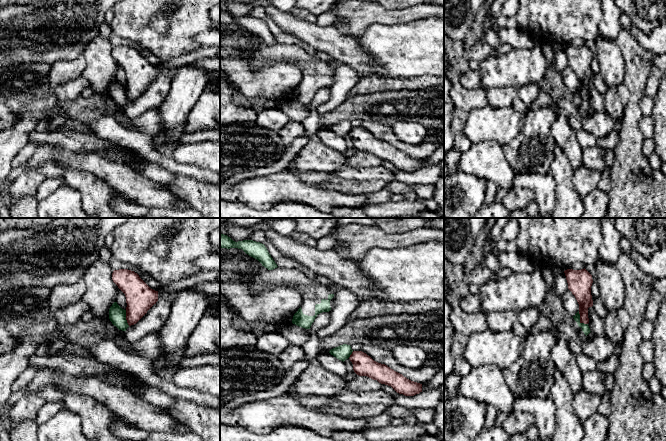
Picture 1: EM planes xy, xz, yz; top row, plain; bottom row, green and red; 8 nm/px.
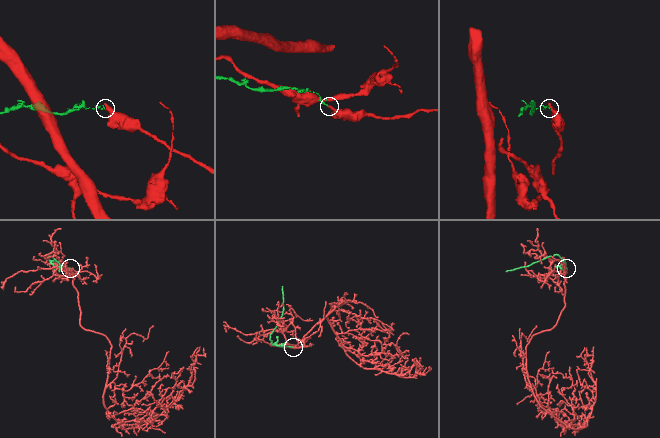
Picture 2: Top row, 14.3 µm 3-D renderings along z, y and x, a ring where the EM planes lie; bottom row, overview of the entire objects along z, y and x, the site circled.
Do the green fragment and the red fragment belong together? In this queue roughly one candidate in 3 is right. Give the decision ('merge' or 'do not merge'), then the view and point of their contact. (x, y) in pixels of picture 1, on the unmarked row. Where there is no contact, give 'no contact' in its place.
do not merge; meets green in yz at (579, 96)

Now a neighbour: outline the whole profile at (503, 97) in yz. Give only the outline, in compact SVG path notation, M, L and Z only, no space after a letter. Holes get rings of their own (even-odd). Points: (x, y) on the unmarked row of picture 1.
M504 86L486 90L487 103L494 108L510 107L517 98L517 89L512 86Z

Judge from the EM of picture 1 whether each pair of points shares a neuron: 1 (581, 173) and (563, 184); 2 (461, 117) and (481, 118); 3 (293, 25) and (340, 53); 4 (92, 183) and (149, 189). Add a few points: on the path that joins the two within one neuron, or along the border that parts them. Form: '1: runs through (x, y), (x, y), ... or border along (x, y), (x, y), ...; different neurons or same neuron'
1: border along (573, 170), (572, 185), (582, 199); different neurons
2: border along (467, 113), (463, 133), (469, 140); different neurons
3: runs through (305, 31), (328, 41); same neuron
4: border along (88, 172), (101, 178), (119, 193); different neurons

